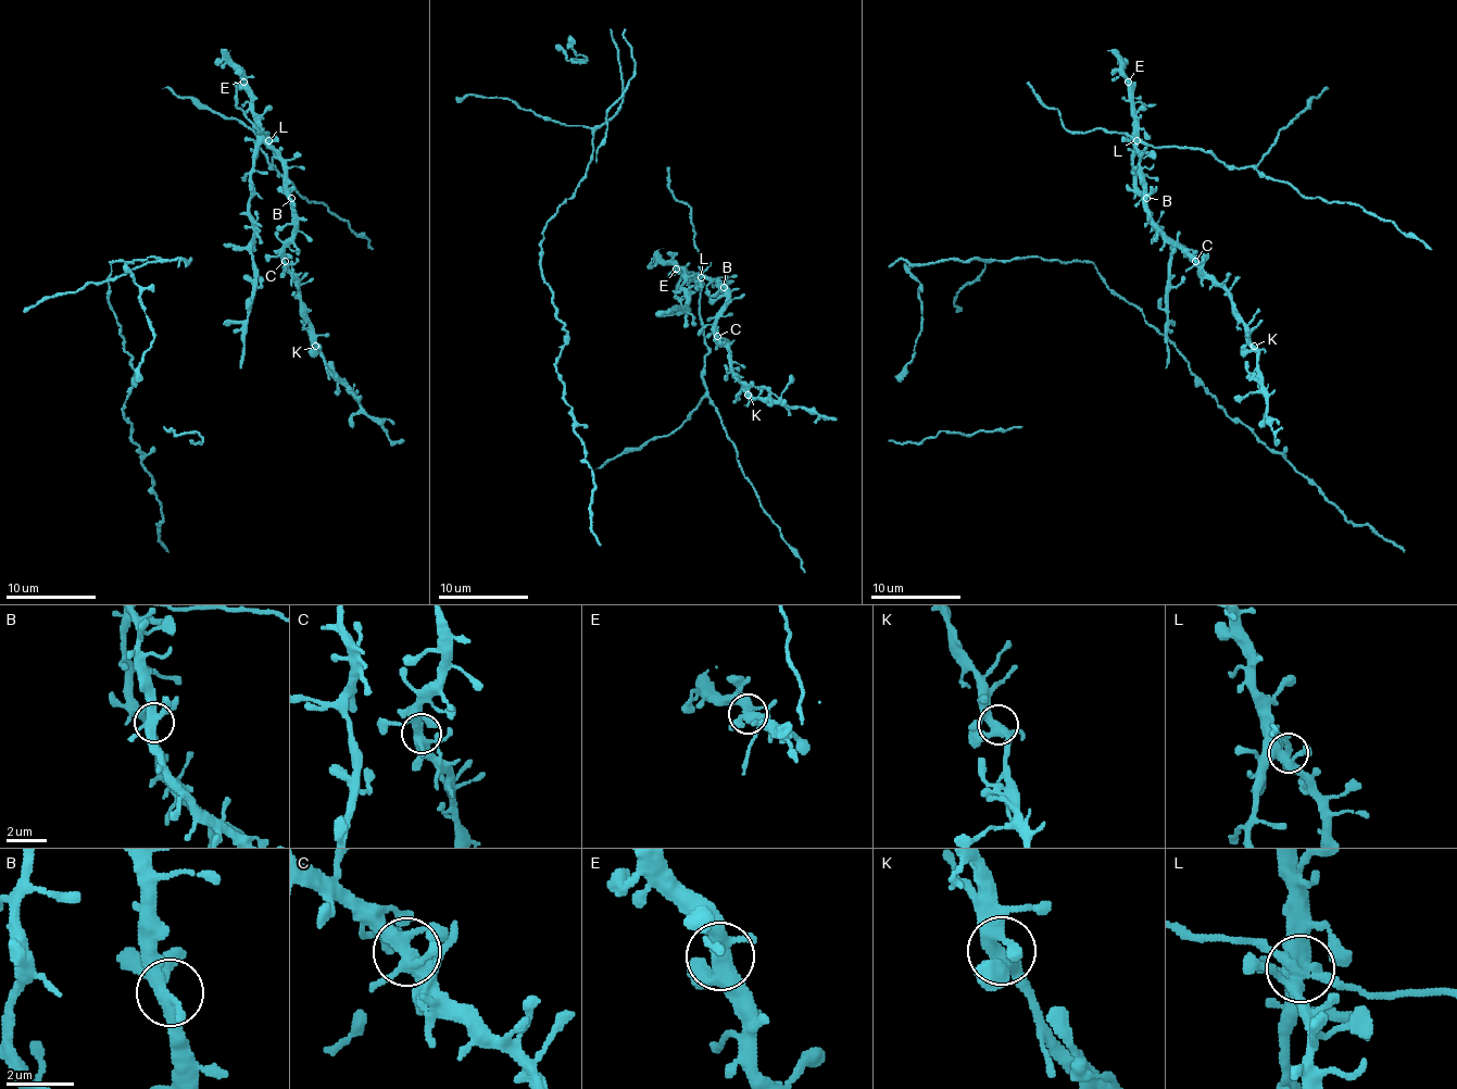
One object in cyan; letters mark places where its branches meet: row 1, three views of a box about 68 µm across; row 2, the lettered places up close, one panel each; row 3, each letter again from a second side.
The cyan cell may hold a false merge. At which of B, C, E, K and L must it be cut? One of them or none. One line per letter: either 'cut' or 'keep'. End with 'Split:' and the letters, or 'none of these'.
B: keep
C: keep
E: keep
K: keep
L: keep
Split: none of these

